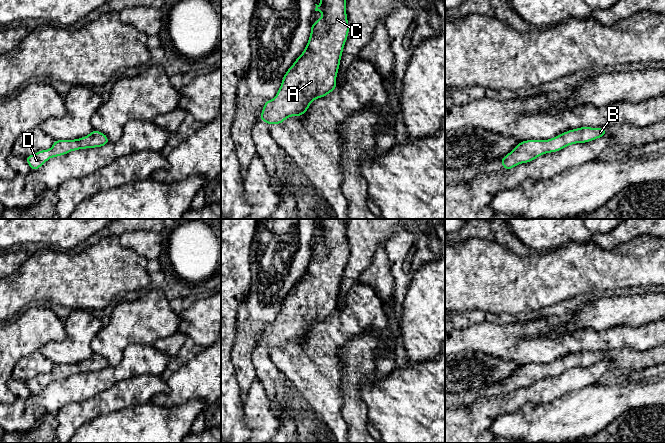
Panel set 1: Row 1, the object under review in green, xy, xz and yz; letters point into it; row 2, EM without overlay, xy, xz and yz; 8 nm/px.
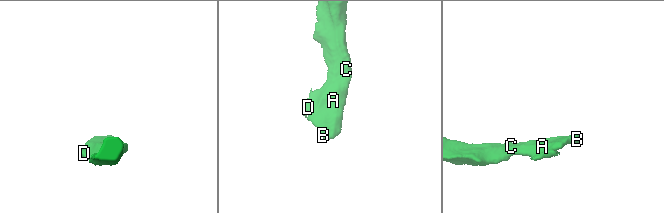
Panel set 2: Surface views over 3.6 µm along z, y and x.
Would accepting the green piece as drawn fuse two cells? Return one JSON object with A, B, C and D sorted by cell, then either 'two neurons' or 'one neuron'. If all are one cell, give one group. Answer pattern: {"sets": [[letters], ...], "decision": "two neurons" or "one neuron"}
{"sets": [["A", "B", "C", "D"]], "decision": "one neuron"}

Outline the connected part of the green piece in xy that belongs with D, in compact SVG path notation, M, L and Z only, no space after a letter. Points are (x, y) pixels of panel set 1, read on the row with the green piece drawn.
M93 130L89 135L74 140L55 140L52 148L48 150L40 150L37 153L27 156L25 159L31 169L39 169L51 157L62 156L70 151L79 149L102 147L109 143L108 137L97 130Z

